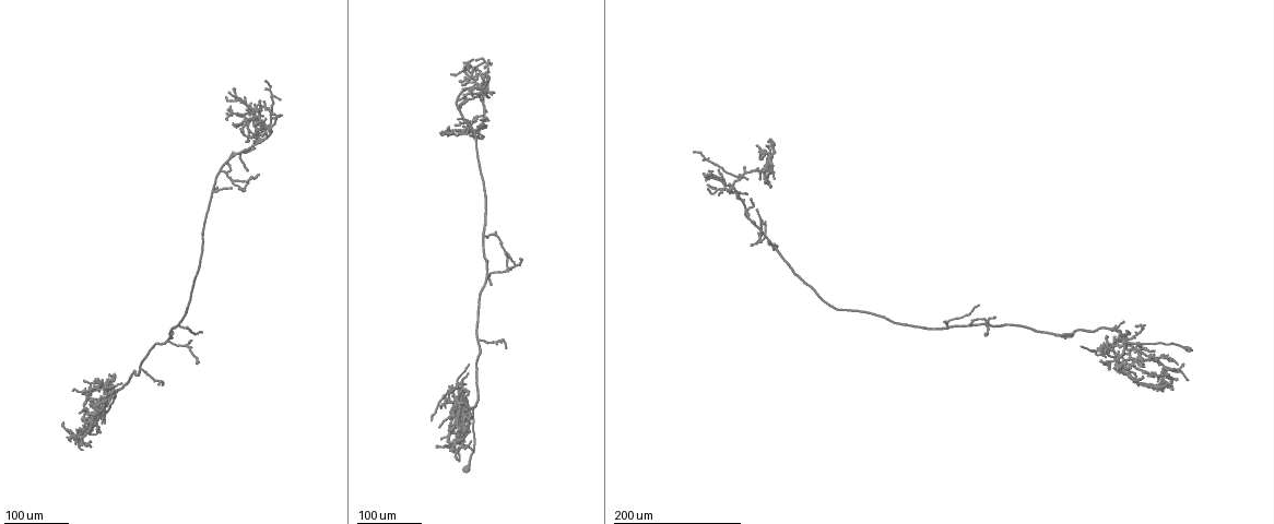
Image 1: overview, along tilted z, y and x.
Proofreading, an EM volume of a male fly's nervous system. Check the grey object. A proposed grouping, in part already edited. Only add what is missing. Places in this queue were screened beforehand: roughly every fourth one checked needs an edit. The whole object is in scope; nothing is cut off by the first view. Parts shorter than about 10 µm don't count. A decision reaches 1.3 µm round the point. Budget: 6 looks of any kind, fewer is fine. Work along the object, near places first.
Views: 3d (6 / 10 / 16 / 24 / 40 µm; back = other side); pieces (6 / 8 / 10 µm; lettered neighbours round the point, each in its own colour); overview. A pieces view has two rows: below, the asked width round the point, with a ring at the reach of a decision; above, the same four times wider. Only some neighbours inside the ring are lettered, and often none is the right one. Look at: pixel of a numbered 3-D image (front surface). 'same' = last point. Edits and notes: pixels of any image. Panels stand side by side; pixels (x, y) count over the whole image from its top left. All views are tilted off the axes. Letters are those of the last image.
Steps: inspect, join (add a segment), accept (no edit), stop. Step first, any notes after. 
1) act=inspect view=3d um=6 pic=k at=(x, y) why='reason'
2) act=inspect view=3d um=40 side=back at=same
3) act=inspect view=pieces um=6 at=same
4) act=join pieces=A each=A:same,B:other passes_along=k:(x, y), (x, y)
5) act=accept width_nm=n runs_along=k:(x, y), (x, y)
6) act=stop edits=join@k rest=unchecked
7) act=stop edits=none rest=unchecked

act=inspect view=3d um=24 pic=1 at=(264, 132) why='end of a long branch'

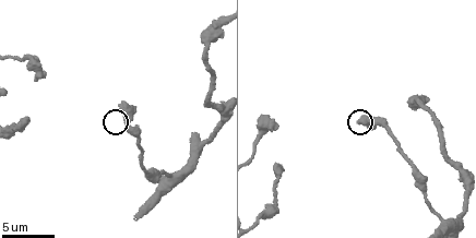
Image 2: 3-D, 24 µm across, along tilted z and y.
act=inspect view=pieces um=10 pic=2 at=(360, 122)

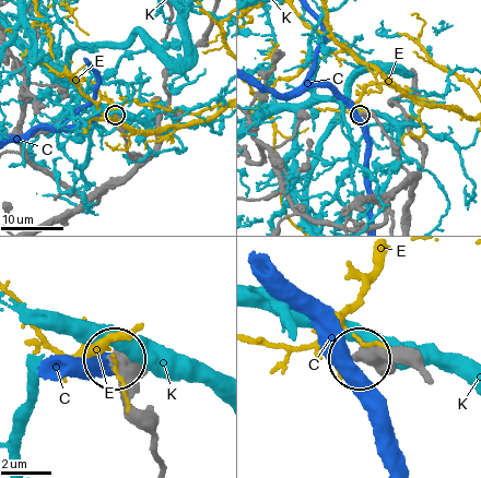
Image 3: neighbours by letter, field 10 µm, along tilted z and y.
act=accept each=C:other,E:other,K:other found='no lettered segment goes on from it'

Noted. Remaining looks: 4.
act=inspect view=3d um=24 pic=1 at=(235, 95) why='tapers out'

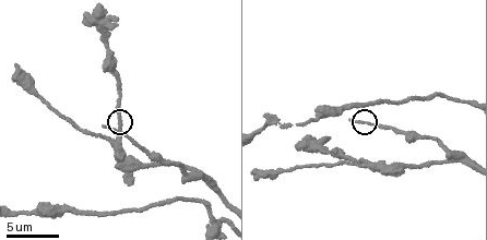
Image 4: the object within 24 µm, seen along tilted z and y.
act=inspect view=pieces um=8 pic=4 at=(352, 121)

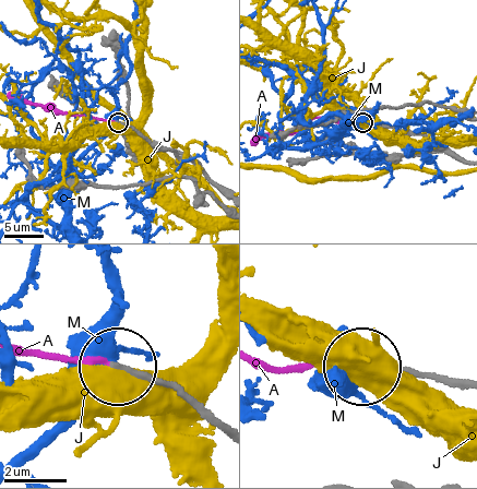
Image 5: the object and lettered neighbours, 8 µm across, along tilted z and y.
act=join pieces=A each=A:same,J:other,M:other found='it goes on there'

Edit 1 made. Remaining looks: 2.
act=stop edits=join@5 rest=unchecked

